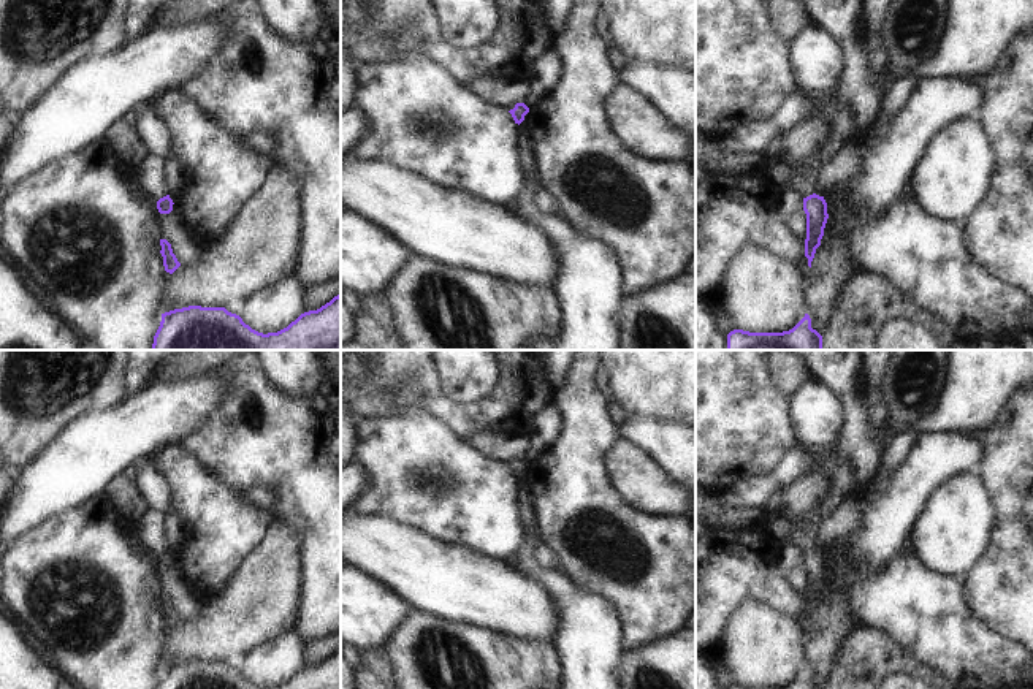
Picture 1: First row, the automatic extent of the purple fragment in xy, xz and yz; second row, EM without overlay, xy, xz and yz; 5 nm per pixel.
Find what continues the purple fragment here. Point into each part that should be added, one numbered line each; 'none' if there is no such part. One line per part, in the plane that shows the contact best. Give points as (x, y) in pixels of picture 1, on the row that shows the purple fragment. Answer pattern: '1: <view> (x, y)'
1: yz (845, 130)

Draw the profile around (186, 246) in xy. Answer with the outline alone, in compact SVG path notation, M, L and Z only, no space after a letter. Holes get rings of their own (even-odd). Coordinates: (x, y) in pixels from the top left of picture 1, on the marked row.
M136 185L135 188L139 198L155 212L155 222L160 233L158 239L166 239L171 244L173 253L181 265L192 265L198 258L200 239L181 225L174 204L170 214L160 214L157 209L158 200L147 196Z

